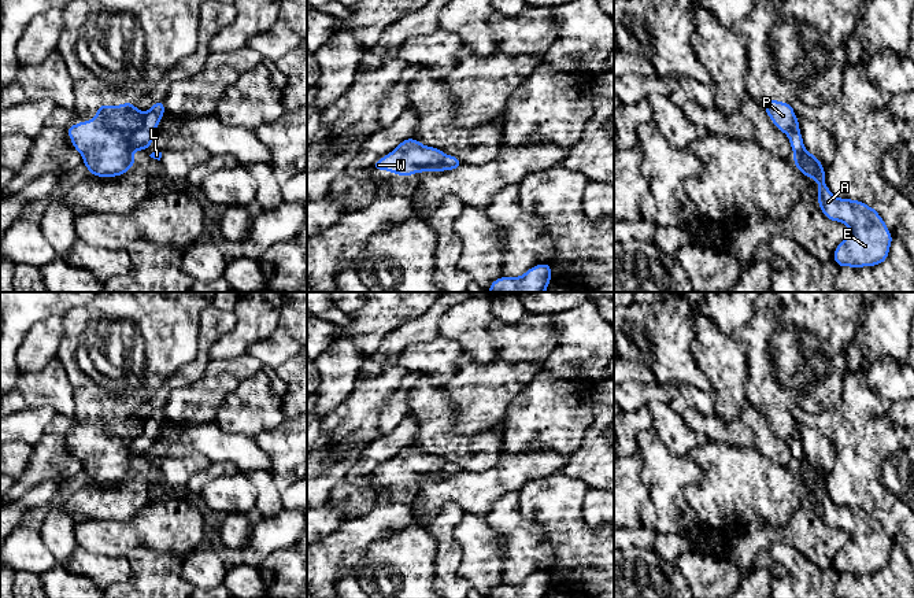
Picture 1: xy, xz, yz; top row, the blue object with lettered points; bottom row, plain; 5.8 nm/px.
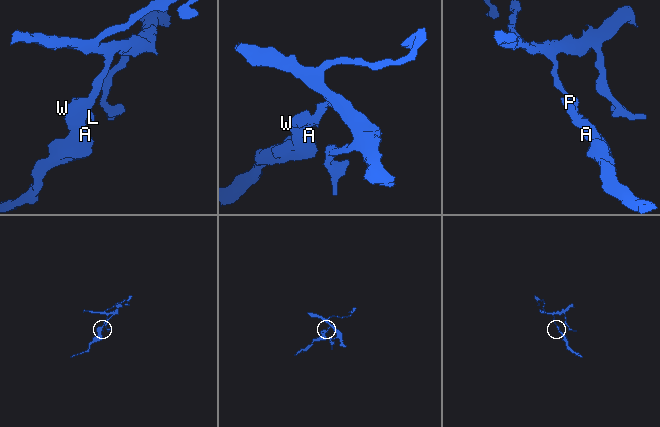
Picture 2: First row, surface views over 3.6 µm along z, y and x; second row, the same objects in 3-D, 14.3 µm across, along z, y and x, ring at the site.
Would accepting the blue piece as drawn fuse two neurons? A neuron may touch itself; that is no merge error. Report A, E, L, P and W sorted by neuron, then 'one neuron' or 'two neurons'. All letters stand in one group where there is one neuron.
groups A E P W / L; two neurons

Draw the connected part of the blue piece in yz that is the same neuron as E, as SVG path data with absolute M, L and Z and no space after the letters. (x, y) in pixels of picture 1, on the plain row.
M807 457L795 464L795 473L818 492L818 512L824 523L850 534L850 542L833 558L833 568L854 576L881 572L889 561L892 542L876 516L859 507L835 505L825 490L821 468Z

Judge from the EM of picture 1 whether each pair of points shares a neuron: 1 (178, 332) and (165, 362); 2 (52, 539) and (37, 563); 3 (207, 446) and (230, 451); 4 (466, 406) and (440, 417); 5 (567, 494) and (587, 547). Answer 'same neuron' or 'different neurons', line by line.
1: same neuron
2: different neurons
3: same neuron
4: different neurons
5: same neuron

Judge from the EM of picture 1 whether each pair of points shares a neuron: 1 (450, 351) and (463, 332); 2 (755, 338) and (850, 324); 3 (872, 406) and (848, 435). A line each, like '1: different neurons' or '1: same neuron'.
1: different neurons
2: same neuron
3: same neuron

